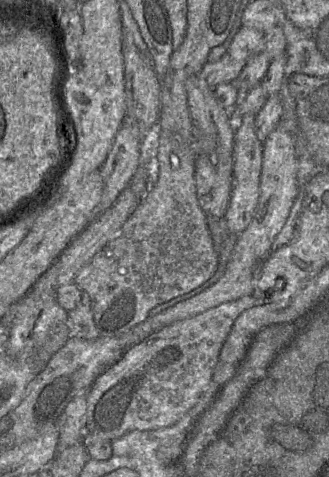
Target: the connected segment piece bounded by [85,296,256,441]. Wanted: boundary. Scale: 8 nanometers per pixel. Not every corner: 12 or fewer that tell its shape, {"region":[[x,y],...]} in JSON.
{"region":[[252,296],[129,348],[87,391],[112,441],[178,421]]}

